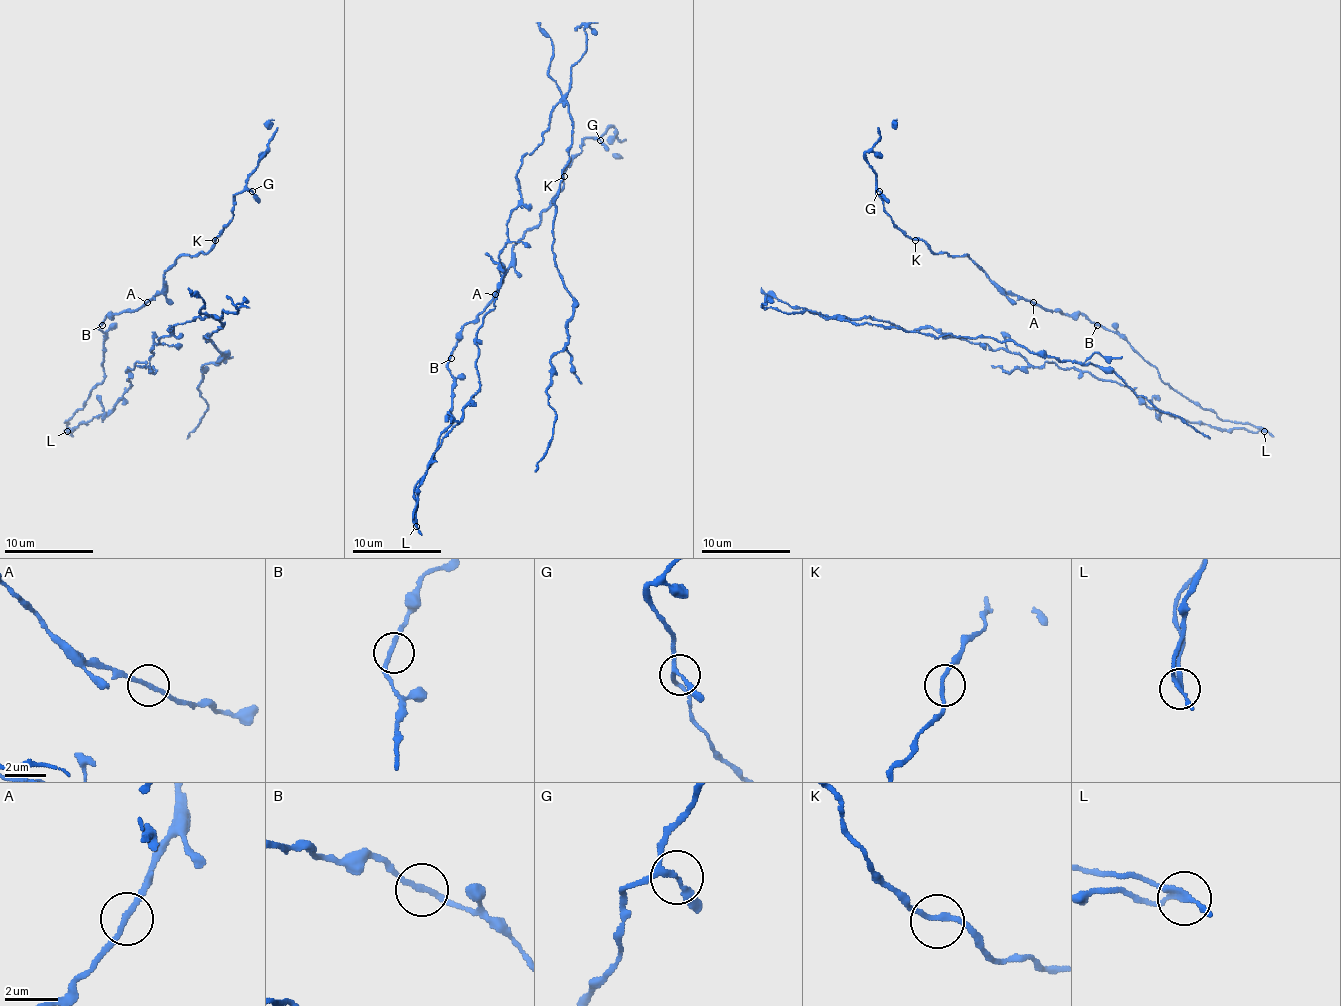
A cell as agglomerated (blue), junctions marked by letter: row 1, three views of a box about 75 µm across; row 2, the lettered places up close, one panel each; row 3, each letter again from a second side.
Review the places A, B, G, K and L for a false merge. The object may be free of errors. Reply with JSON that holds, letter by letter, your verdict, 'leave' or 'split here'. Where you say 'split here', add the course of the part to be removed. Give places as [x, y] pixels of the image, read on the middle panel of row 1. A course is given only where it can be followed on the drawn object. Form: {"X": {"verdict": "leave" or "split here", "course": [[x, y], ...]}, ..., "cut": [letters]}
{"A": {"verdict": "leave"}, "B": {"verdict": "leave"}, "G": {"verdict": "leave"}, "K": {"verdict": "leave"}, "L": {"verdict": "split here", "course": [[415, 525], [433, 452], [480, 390], [477, 327], [522, 159], [564, 103], [553, 252], [573, 298], [535, 472]]}, "cut": ["L"]}

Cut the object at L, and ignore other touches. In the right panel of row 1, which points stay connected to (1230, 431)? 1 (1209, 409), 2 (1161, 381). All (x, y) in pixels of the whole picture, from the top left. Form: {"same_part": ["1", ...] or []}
{"same_part": []}

